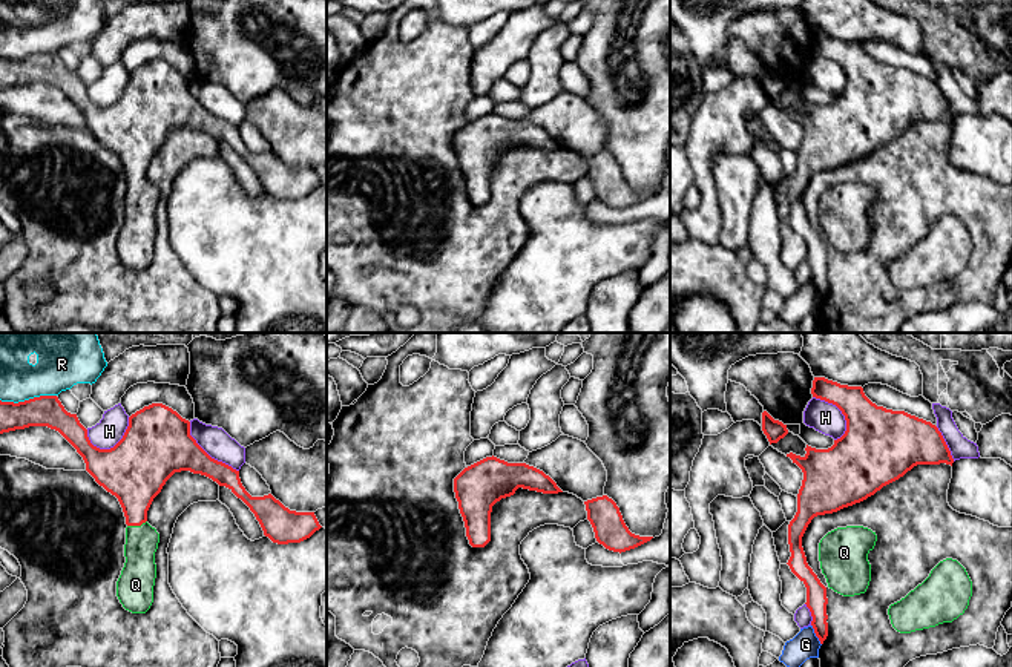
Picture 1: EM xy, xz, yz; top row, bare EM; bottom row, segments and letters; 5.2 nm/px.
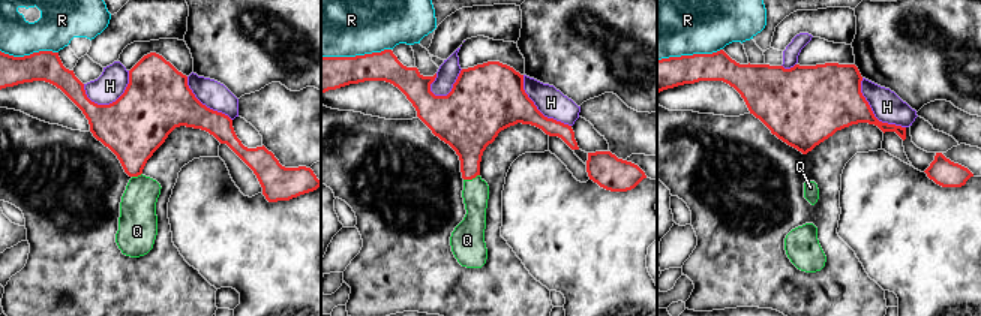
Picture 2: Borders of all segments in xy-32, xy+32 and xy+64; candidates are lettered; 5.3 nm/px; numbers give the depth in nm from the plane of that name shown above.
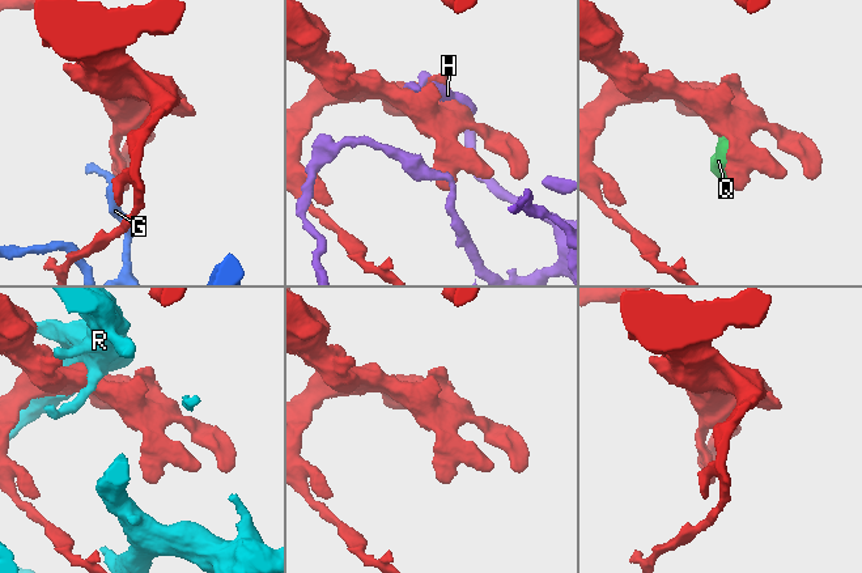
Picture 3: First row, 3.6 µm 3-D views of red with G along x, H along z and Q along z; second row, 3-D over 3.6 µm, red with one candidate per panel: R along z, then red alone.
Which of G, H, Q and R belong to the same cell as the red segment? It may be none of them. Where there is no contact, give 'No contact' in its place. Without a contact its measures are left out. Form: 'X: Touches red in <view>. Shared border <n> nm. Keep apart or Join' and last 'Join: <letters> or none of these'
G: Touches red in yz. Shared border 120 nm. Keep apart
H: Touches red in xy. Shared border 260 nm. Keep apart
Q: Touches red in xy. Shared border 110 nm. Join
R: Touches red in xy. Shared border 300 nm. Keep apart
Join: Q

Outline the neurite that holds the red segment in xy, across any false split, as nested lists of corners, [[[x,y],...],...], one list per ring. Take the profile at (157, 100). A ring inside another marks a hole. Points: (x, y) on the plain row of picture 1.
[[[40,52],[18,60],[0,57],[0,90],[29,83],[55,86],[77,106],[86,120],[86,127],[118,155],[127,182],[146,179],[147,167],[166,138],[175,129],[190,127],[228,144],[250,164],[264,192],[273,199],[301,199],[322,184],[314,169],[290,167],[271,150],[251,153],[241,140],[239,127],[212,115],[190,92],[190,78],[163,60],[152,60],[132,71],[123,95],[110,106],[100,106],[90,100],[87,86],[80,80],[77,71],[67,69],[57,52]]]

